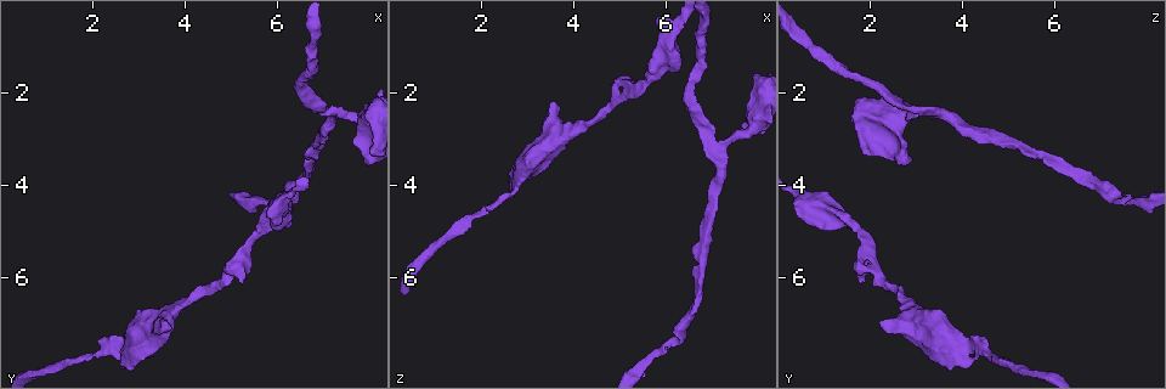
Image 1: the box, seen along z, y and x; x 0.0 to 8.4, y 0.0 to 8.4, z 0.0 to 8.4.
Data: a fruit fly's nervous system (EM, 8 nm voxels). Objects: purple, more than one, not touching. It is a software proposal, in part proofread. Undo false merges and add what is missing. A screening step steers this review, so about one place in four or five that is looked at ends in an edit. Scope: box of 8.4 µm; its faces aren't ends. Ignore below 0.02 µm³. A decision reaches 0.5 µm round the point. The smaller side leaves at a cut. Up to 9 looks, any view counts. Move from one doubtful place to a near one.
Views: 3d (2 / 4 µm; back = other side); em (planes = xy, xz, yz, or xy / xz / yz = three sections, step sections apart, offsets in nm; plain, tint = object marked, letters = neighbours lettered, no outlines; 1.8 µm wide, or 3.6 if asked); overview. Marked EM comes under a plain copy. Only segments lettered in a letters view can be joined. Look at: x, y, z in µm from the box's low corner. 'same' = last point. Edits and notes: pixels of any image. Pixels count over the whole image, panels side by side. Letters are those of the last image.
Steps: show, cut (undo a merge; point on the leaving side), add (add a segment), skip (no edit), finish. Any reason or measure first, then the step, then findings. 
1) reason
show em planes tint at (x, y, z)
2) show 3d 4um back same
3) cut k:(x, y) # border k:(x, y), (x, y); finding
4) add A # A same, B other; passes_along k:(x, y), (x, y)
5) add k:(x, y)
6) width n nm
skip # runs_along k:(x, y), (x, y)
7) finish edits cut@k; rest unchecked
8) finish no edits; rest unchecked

show em planes letters at (7.20, 2.45, 3.15)

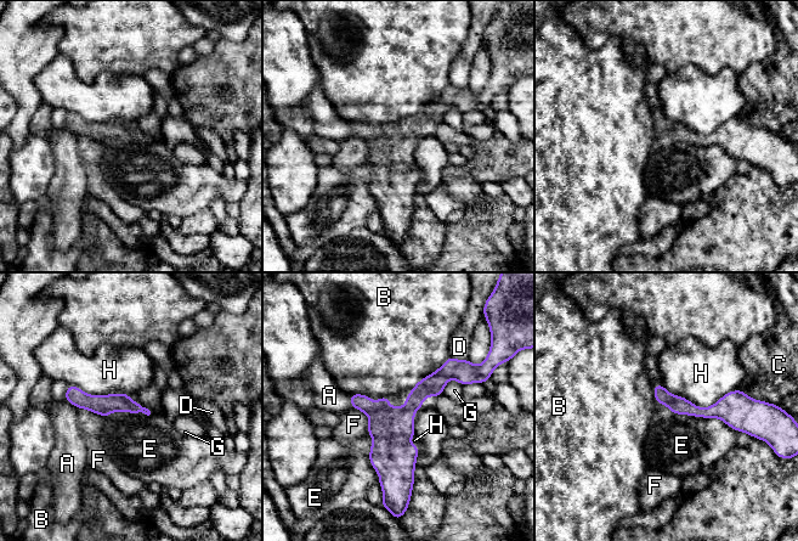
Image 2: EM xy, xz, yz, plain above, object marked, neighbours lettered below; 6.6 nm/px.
skip # A other, B other, C other, D other, E other, F other, G other, H other; runs_along 2:(451, 360), (392, 428), (392, 482); continuous, no second cell

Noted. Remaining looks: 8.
show em planes tint at (5.75, 4.40, 7.60)

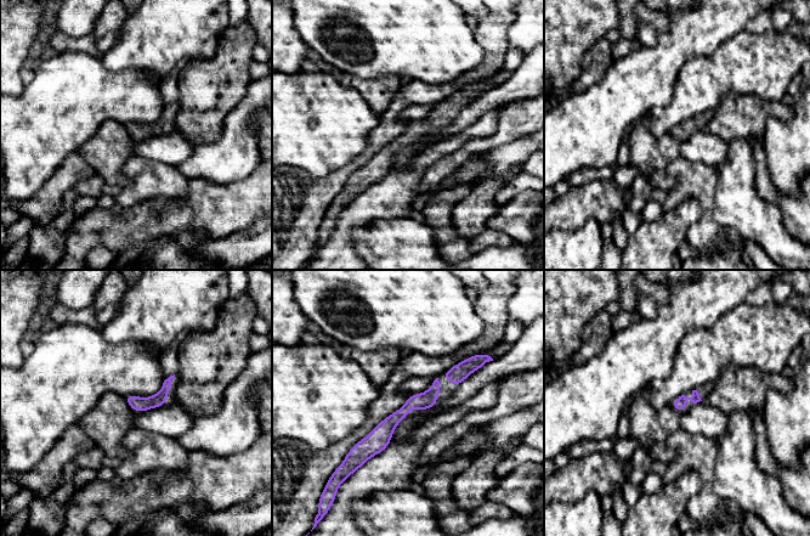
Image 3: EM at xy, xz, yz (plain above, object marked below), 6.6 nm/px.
show em planes letters same

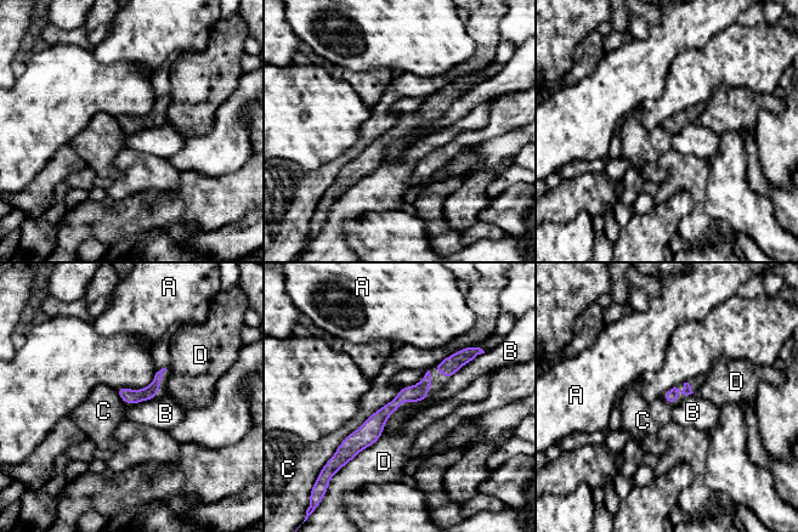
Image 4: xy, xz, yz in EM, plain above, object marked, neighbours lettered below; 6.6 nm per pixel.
width 80 nm
skip # A other, B other, C other, D other; border 4:(402, 386), (334, 452); all the same cell

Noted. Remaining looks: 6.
show 3d 2um at (6.20, 4.20, 0.55)

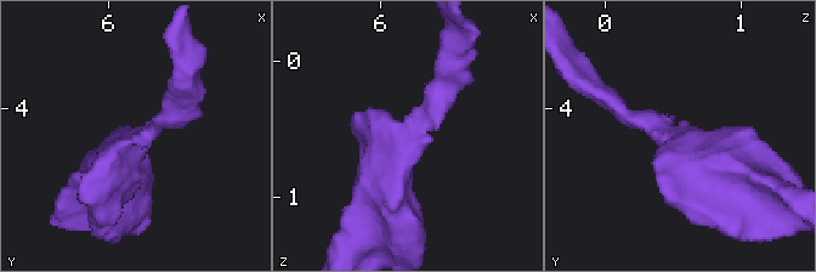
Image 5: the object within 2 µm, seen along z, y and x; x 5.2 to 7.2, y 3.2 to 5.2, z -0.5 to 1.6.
show em planes tint at (6.22, 4.22, 0.56)

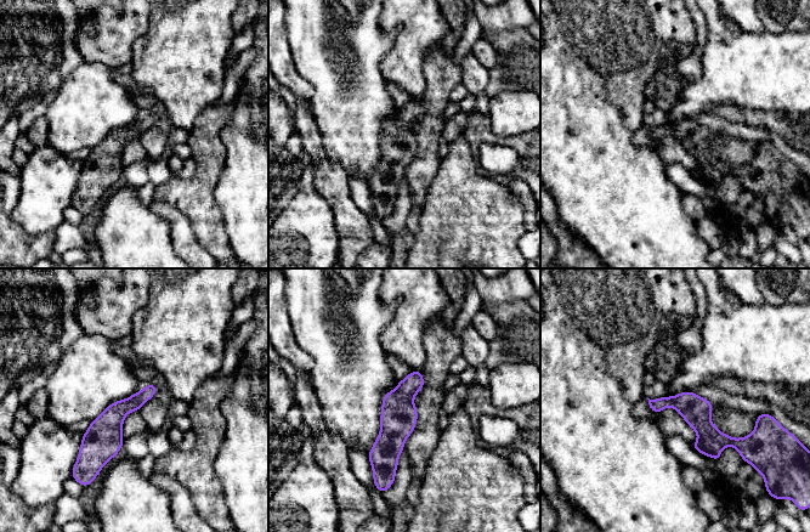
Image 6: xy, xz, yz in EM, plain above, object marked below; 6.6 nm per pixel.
show em planes letters same

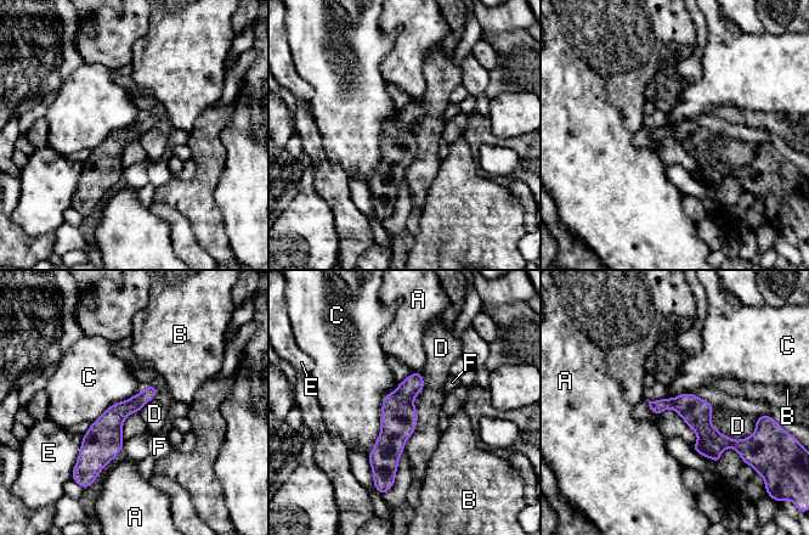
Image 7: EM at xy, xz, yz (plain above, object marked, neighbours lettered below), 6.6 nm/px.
skip # A other, B other, C other, D other, E other, F other; border 7:(422, 372), (403, 451); continuous, no second cell

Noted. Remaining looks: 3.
branch point
show em planes letters at (4.90, 5.95, 2.20)

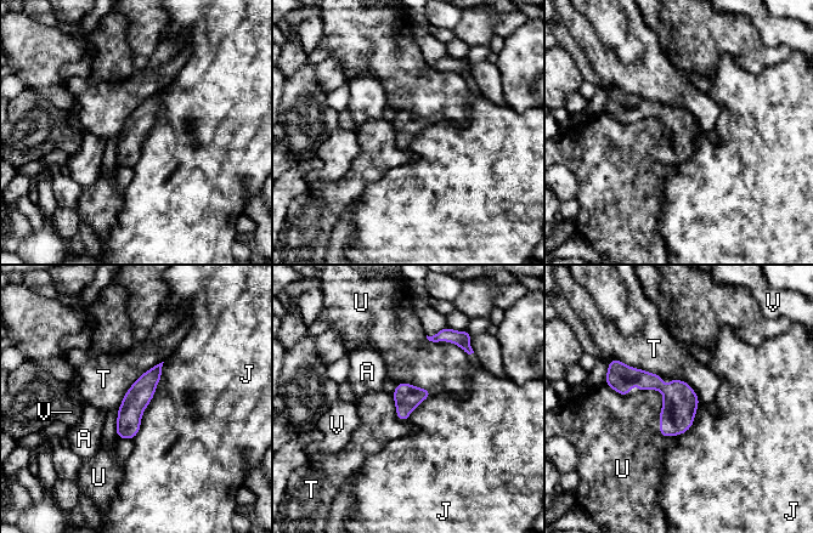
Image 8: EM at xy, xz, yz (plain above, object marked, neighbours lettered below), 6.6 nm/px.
skip # A other, J other, T other, U other, V other; runs_along 8:(610, 383), (654, 381), (690, 420); one cell here

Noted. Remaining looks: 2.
finish no edits; rest unchecked

